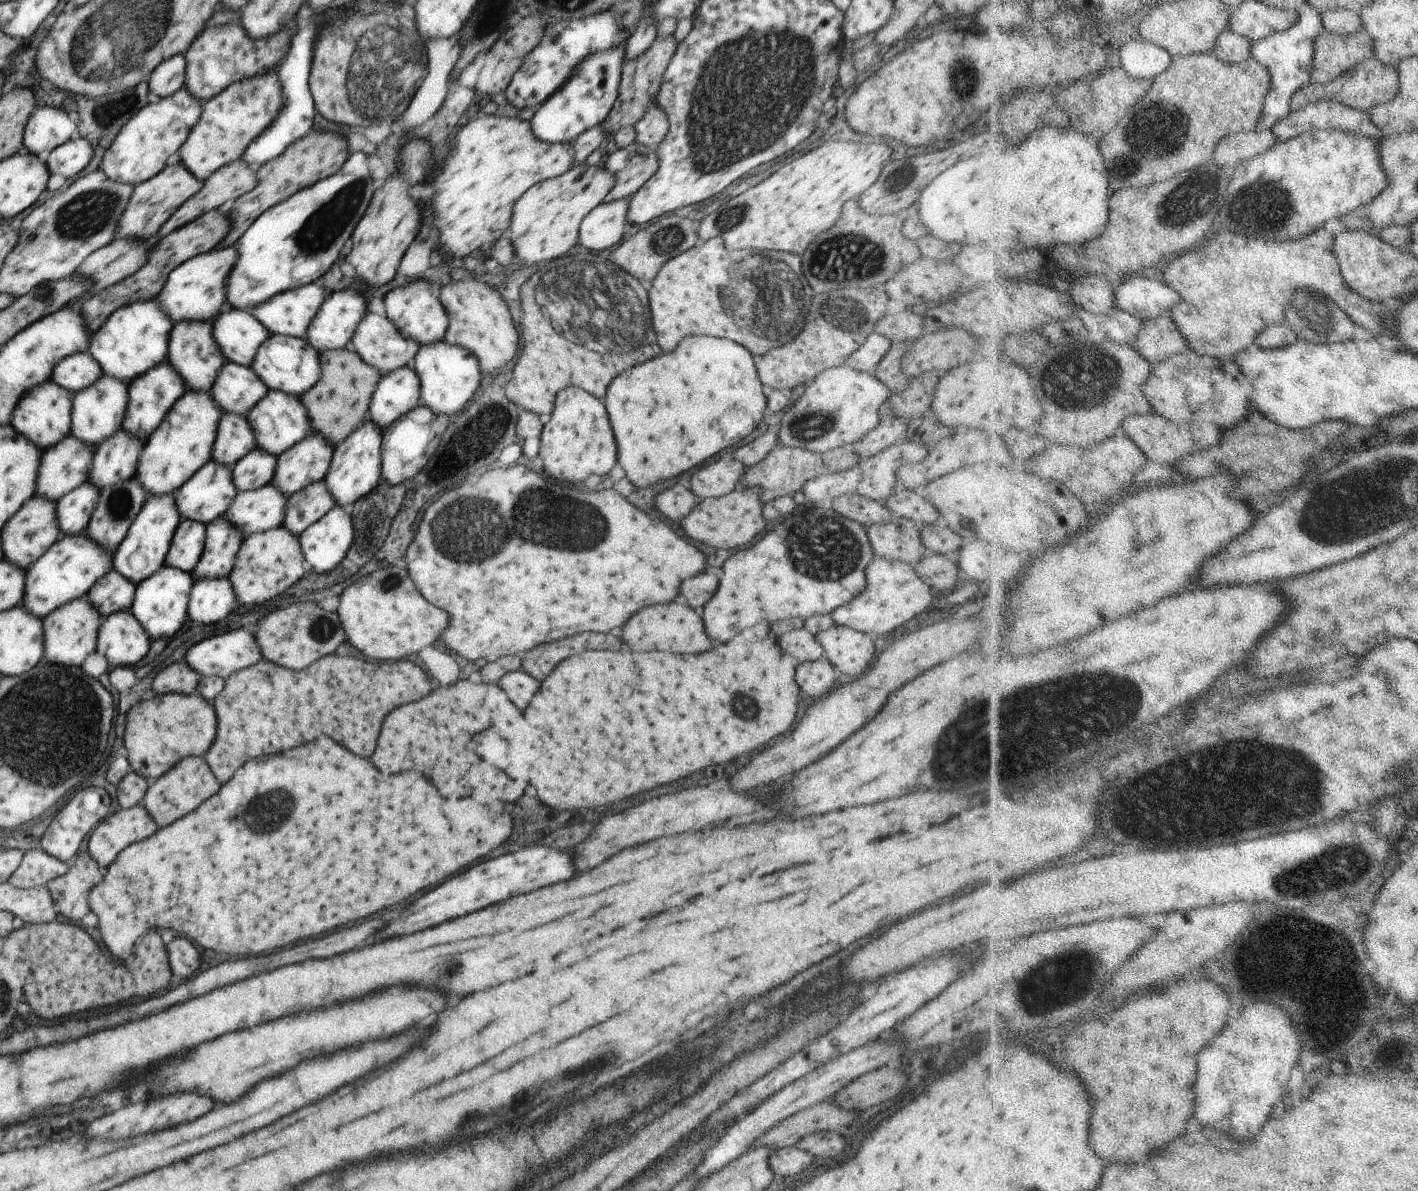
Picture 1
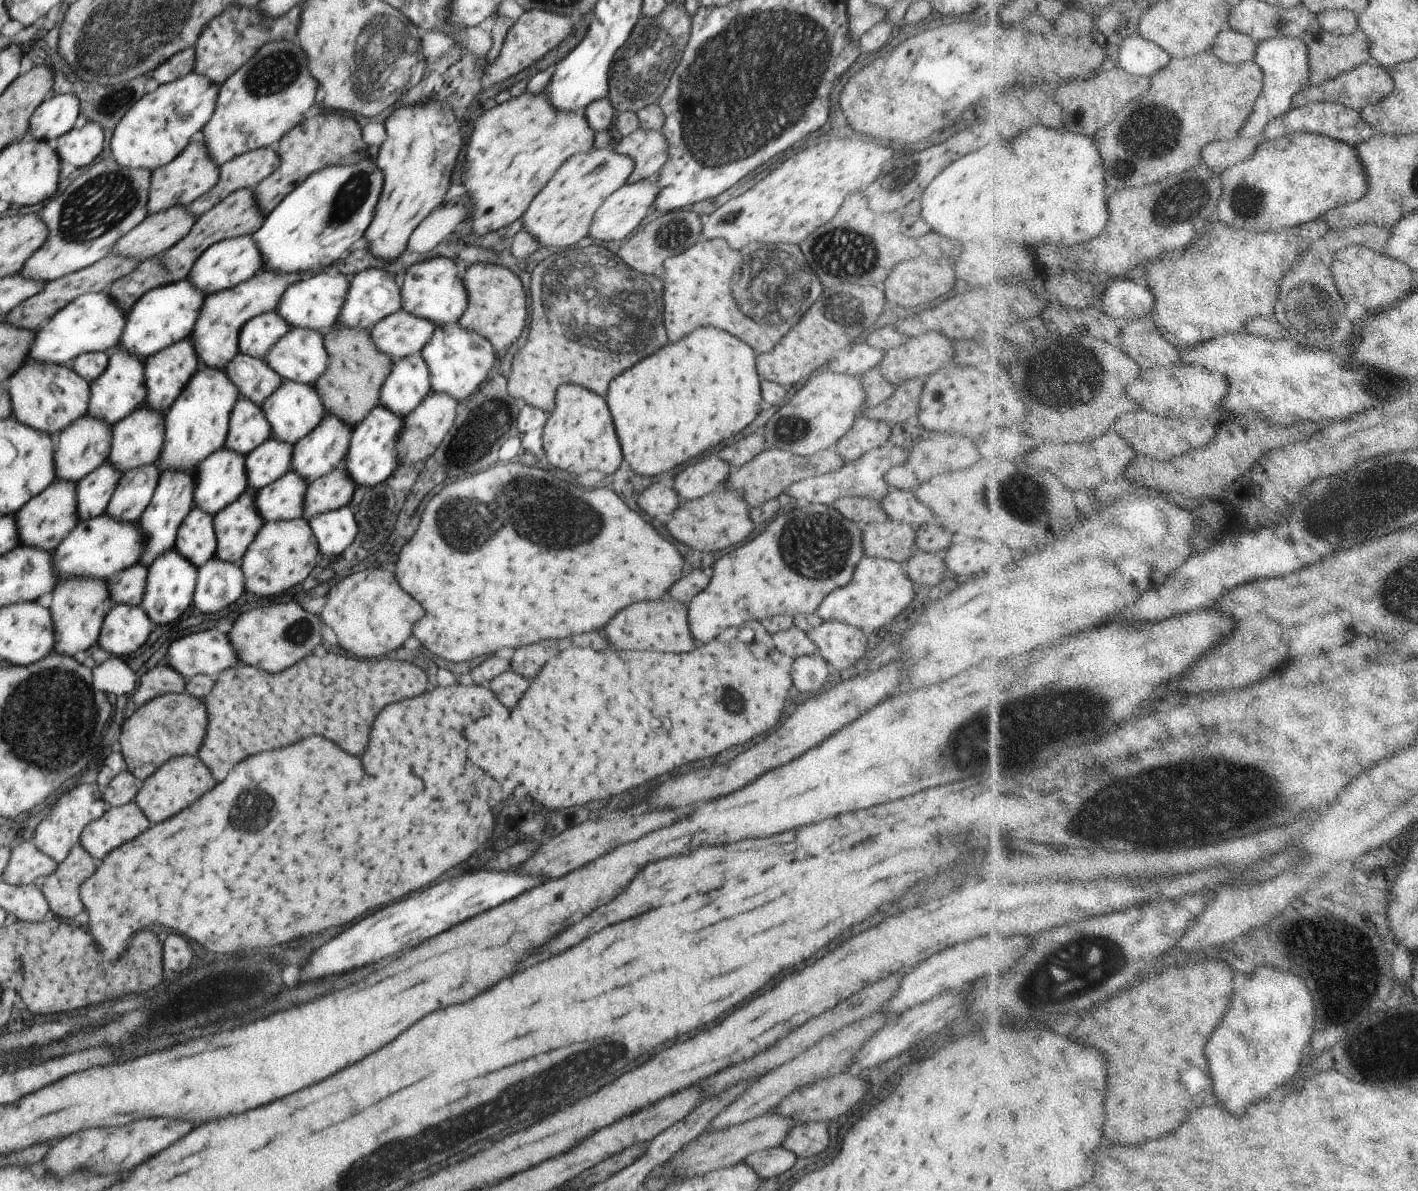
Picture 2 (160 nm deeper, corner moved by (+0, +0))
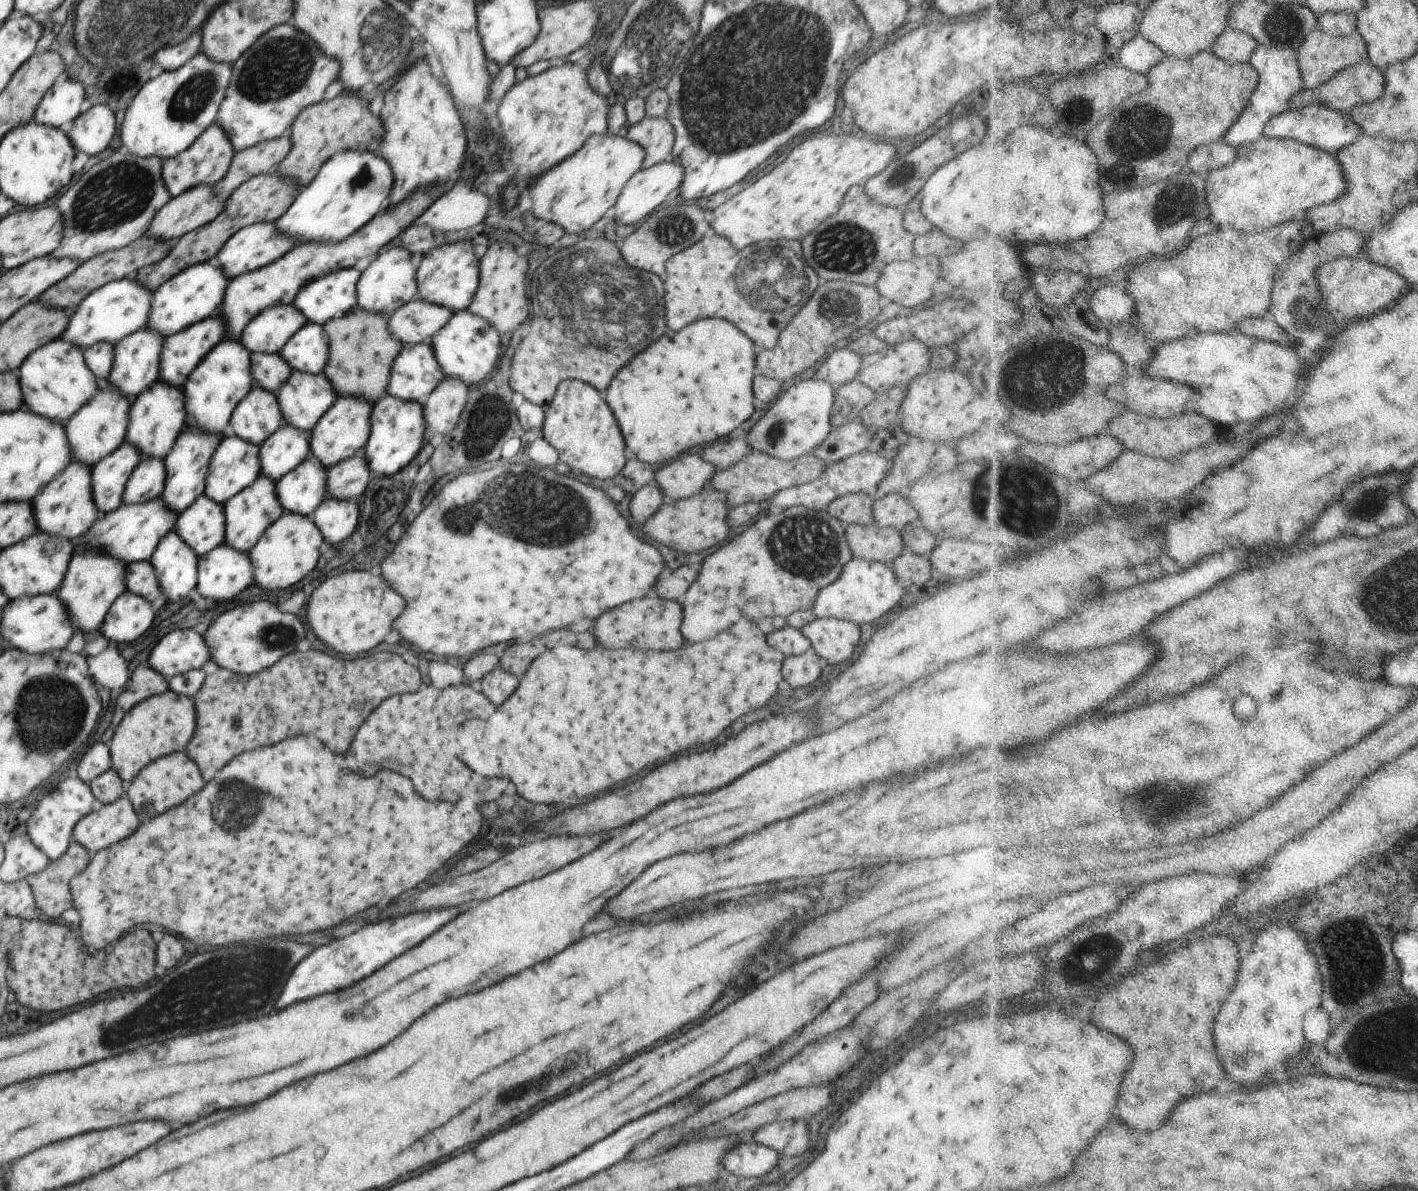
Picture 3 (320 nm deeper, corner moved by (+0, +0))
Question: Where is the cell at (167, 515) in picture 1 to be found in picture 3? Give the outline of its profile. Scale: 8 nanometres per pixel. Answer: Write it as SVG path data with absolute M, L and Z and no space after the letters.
M186 428L180 432L172 450L165 457L164 466L166 468L166 485L160 496L164 506L180 516L188 506L192 506L200 496L205 493L206 474L208 474L208 464L212 454L216 452L218 444L223 440L223 436L218 434L206 434L196 428Z

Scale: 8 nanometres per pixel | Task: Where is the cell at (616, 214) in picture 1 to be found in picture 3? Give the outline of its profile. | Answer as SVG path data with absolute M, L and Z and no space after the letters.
M670 159L652 168L646 170L640 170L637 174L634 174L628 184L622 188L616 204L609 211L610 214L614 214L612 217L614 222L621 225L633 225L640 222L646 215L652 213L652 211L660 206L667 200L667 196L674 190L680 187L684 180L684 168L674 164Z

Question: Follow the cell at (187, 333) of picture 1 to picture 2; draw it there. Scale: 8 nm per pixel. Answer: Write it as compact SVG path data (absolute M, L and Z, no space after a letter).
M262 268L247 281L206 296L199 319L190 336L193 338L200 365L224 369L239 353L239 334L242 327L258 315L276 311L287 288L308 276L298 271L283 273Z

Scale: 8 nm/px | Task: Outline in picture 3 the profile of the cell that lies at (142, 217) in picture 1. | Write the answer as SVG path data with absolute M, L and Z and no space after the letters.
M215 124L204 130L197 140L180 155L175 158L166 159L162 166L162 178L166 184L166 190L171 198L176 198L194 186L213 186L218 183L228 173L230 162L234 158L234 148L224 130Z

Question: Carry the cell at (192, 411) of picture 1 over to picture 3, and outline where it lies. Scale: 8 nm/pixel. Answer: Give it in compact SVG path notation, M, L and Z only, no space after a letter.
M225 338L204 356L182 387L188 428L223 437L230 433L230 420L236 406L254 388L250 374L250 354L239 340Z

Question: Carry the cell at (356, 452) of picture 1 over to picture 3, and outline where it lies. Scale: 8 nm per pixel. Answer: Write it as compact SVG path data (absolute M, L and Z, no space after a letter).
M385 393L372 408L370 416L370 435L361 453L365 456L366 466L373 477L392 476L405 468L424 446L424 416L422 405L406 402Z

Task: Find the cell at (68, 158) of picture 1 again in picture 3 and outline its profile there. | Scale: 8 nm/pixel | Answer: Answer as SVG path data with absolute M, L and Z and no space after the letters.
M96 104L76 118L73 129L66 136L72 142L76 153L83 152L90 158L103 152L109 146L115 132L116 116L114 116L114 112L106 104Z

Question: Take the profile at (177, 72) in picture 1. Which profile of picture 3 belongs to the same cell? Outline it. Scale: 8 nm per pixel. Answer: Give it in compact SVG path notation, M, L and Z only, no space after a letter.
M196 32L176 46L160 49L154 55L155 62L158 62L164 72L178 70L184 64L188 64L196 54L201 53L202 40L203 36Z

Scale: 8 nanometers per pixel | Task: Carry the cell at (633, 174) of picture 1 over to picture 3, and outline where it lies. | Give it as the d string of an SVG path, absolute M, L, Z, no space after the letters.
M646 115L640 122L630 125L630 130L626 134L628 140L632 140L644 148L642 170L667 161L676 139L674 128L665 116L650 118Z

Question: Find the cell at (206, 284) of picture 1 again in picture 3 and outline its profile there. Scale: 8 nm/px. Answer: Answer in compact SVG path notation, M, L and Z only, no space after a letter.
M260 222L238 230L234 236L230 236L220 252L216 254L214 263L216 263L228 276L228 280L237 278L242 274L256 271L264 266L268 266L279 260L284 254L295 248L294 240L282 232L272 222Z

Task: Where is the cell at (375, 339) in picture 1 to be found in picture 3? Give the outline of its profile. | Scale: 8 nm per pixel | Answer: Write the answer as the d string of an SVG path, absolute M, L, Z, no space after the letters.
M415 298L388 316L388 332L402 346L429 343L452 314L450 308Z

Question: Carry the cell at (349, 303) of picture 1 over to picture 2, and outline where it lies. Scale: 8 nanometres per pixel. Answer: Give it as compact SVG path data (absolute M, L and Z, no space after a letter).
M370 267L356 273L350 283L346 302L337 316L340 326L371 329L377 322L396 312L402 306L401 288L396 285L395 276L382 268Z

